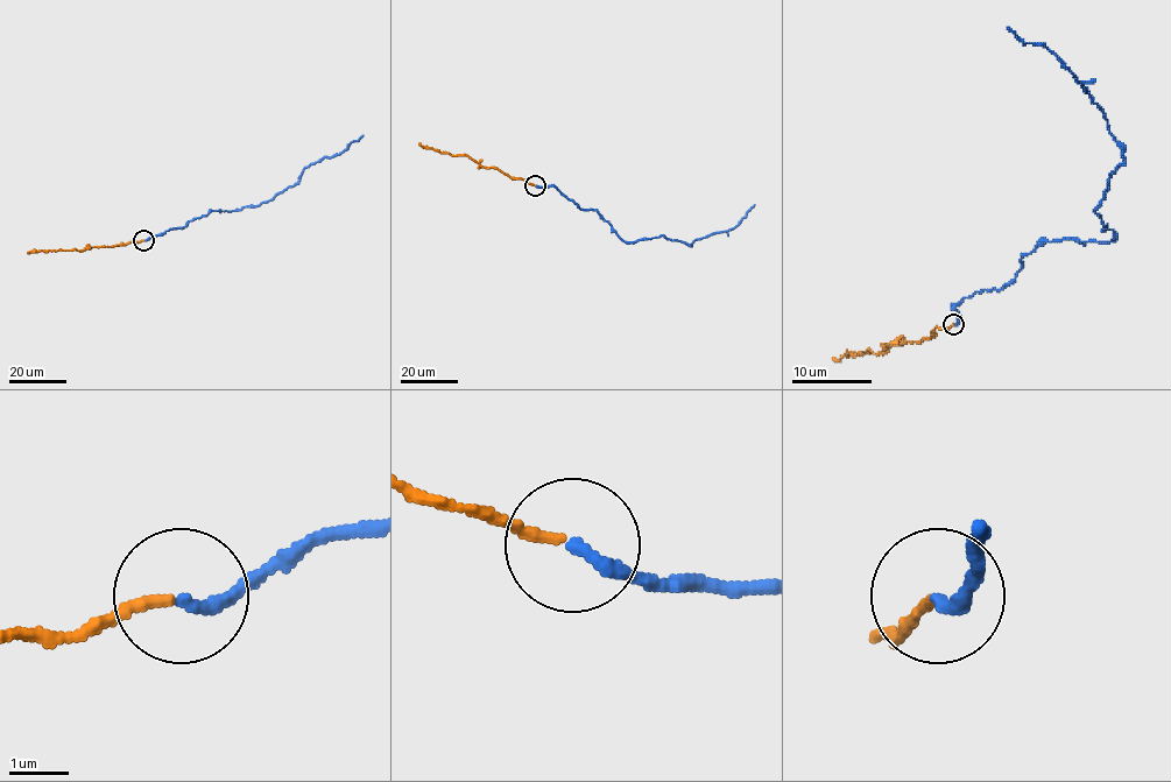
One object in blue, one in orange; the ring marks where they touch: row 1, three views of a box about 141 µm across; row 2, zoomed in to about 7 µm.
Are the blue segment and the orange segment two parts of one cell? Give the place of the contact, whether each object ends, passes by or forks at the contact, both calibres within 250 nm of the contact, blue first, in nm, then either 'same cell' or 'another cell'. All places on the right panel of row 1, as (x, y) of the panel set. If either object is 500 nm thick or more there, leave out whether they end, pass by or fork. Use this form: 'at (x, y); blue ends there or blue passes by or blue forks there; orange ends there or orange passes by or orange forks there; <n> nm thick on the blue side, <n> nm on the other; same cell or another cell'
at (953, 324); blue ends there; orange ends there; 240 nm thick on the blue side, 170 nm on the other; same cell

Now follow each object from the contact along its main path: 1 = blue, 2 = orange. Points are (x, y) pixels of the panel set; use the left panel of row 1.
1: (143, 240), (183, 227), (211, 211), (240, 210), (268, 202), (298, 182), (304, 168), (341, 153), (362, 135)
2: (143, 240), (77, 251), (28, 252)

